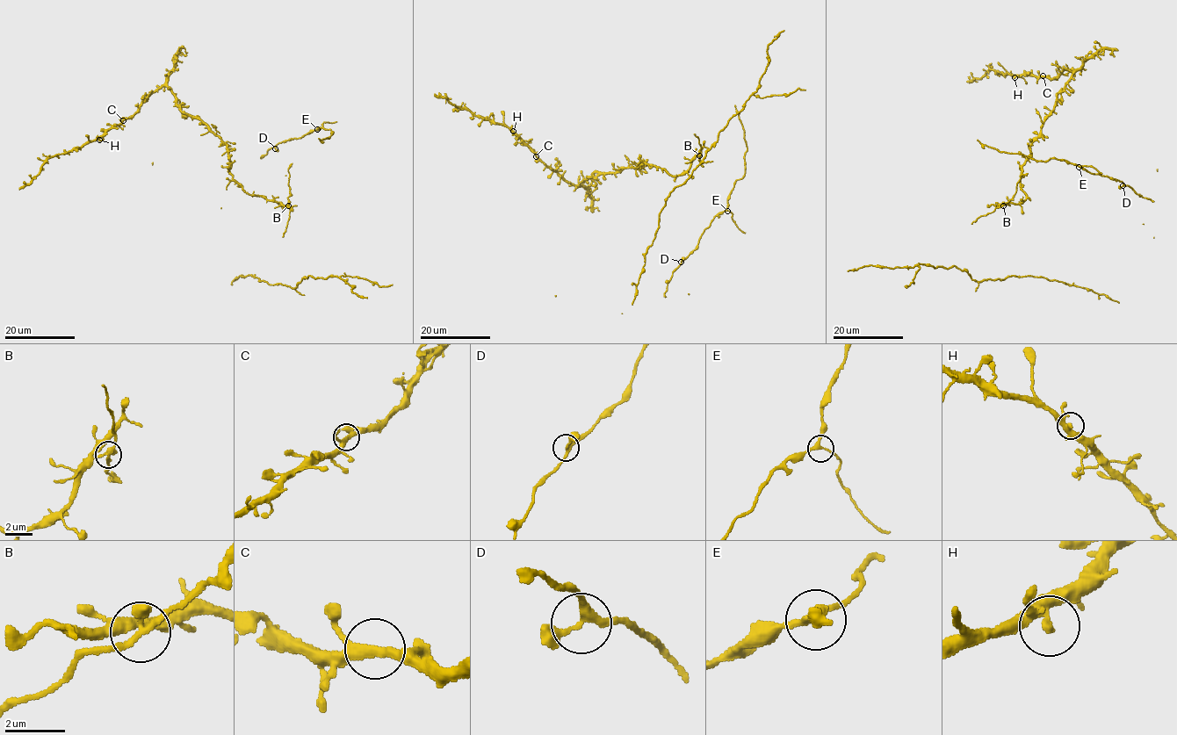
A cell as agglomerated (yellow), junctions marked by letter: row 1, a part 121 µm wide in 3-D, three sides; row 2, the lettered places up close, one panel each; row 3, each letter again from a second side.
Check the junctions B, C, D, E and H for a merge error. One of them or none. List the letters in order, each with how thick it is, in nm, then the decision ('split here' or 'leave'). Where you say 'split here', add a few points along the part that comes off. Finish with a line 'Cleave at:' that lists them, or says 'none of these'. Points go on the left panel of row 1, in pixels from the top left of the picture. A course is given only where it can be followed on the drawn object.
B: calibre 200 nm; split here; course (288, 205), (288, 169), (292, 163)
C: calibre 240 nm; leave
D: calibre 240 nm; leave
E: calibre 200 nm; leave
H: calibre 280 nm; leave
Cleave at: B

